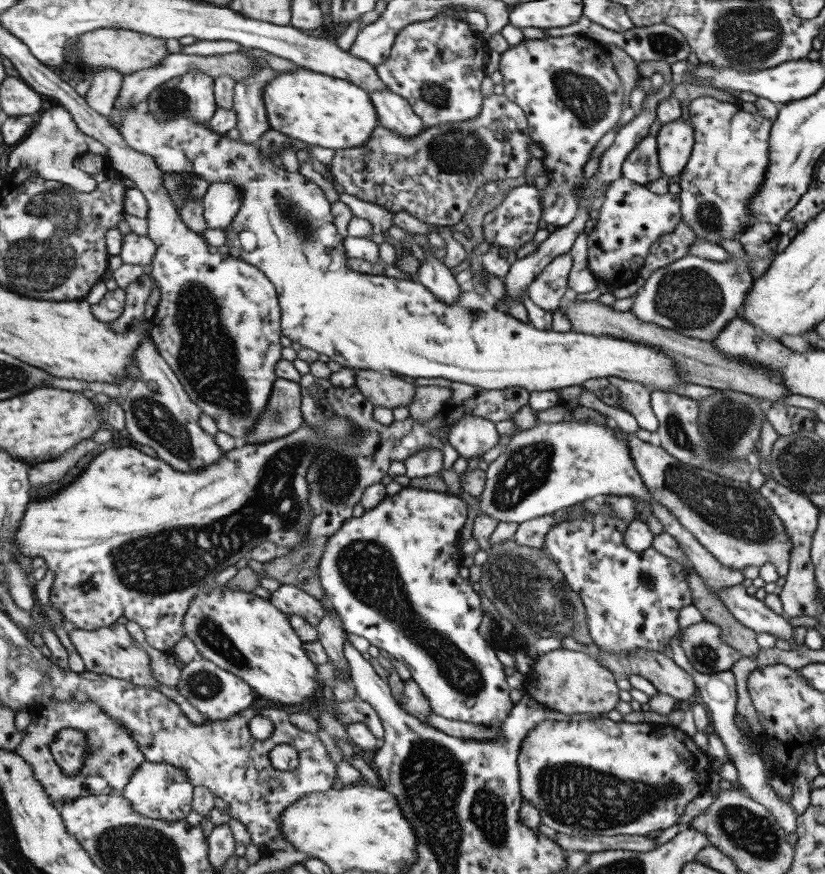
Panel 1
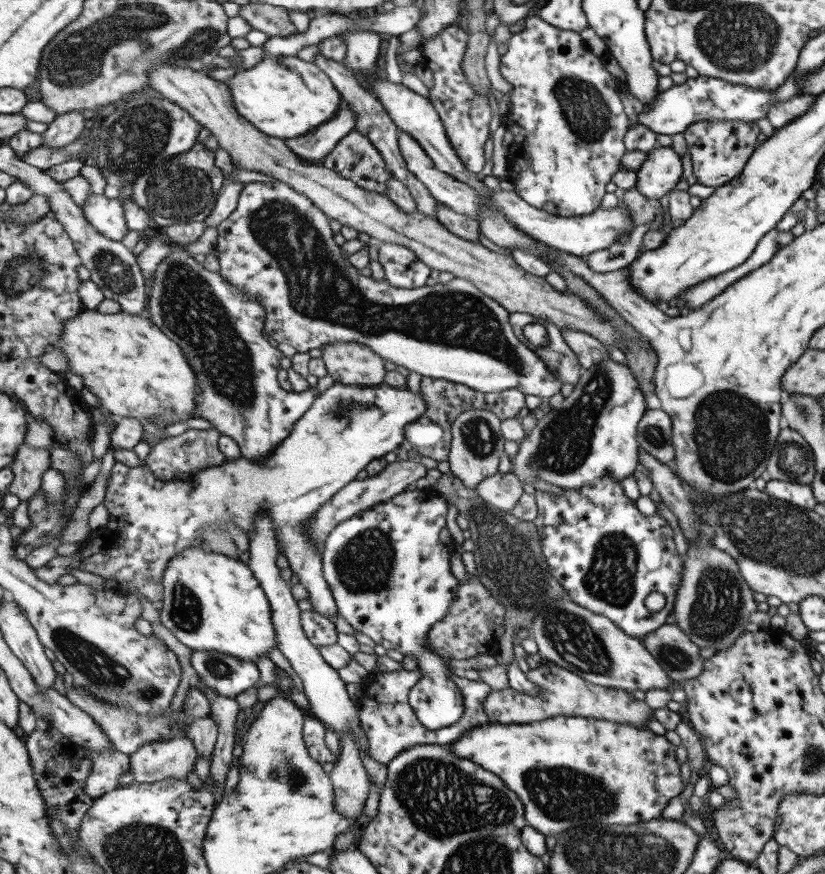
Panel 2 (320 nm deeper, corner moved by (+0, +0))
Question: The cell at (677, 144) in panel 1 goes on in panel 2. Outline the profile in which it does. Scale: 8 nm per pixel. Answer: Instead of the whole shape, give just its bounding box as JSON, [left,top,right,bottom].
[634,147,683,200]

